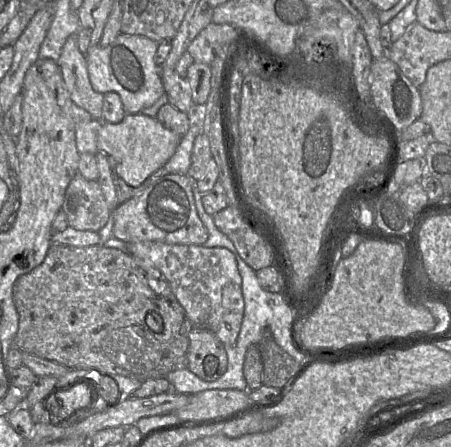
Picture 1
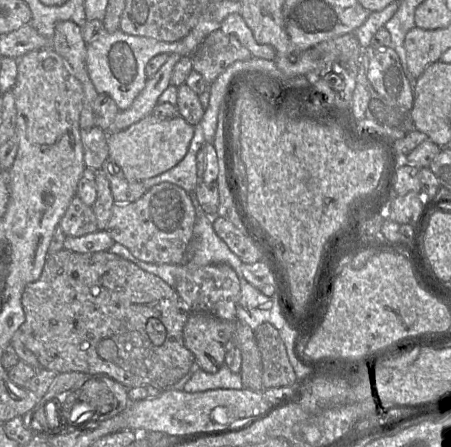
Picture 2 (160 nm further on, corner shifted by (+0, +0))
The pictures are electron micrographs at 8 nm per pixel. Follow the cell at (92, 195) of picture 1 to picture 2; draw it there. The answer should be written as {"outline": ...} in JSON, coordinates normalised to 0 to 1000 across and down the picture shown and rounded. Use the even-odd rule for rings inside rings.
{"outline":[[[169,436],[133,494],[133,508],[151,530],[177,530],[217,515],[206,463],[193,461]]]}

